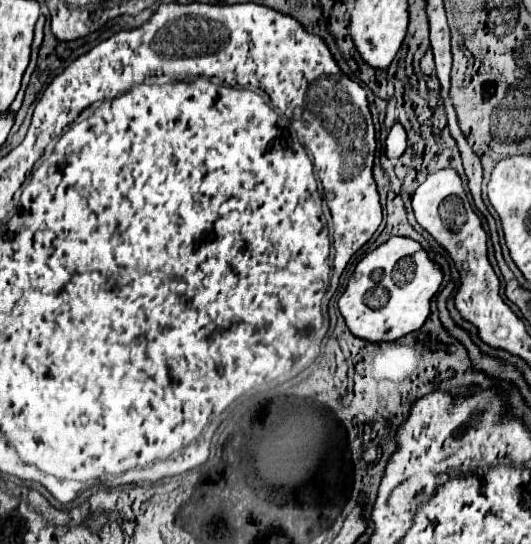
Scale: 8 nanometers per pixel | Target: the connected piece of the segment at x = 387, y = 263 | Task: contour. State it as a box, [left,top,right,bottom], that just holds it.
[339,236,441,342]

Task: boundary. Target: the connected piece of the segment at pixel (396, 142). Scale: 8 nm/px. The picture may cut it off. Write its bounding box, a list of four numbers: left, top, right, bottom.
[385,122,407,160]

